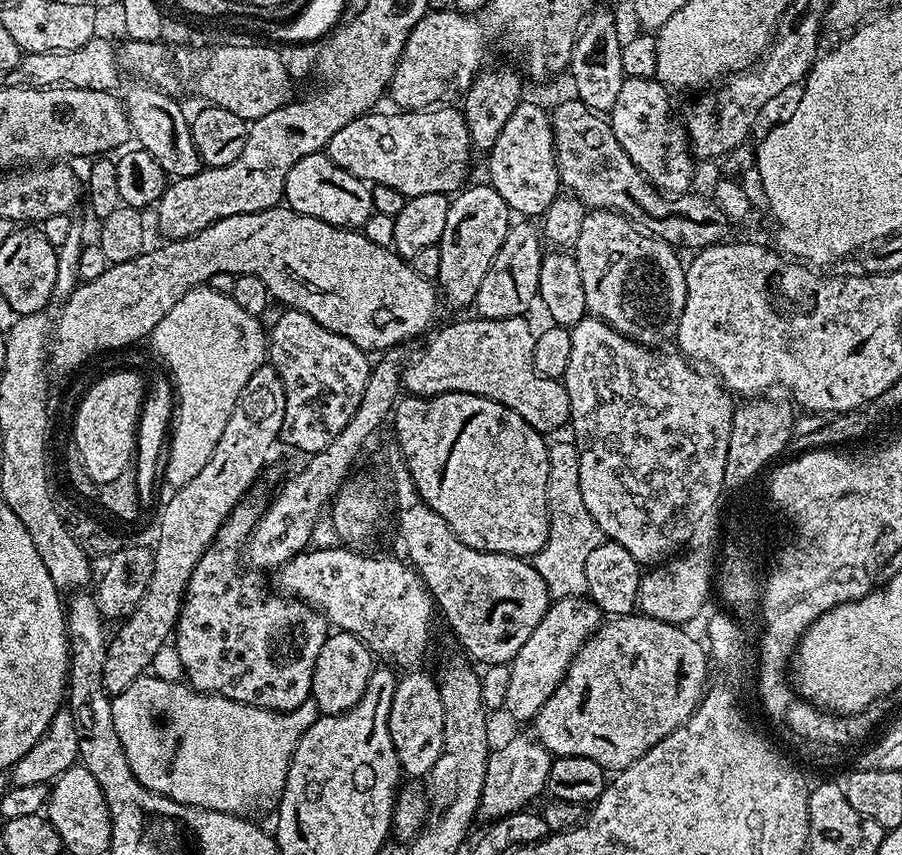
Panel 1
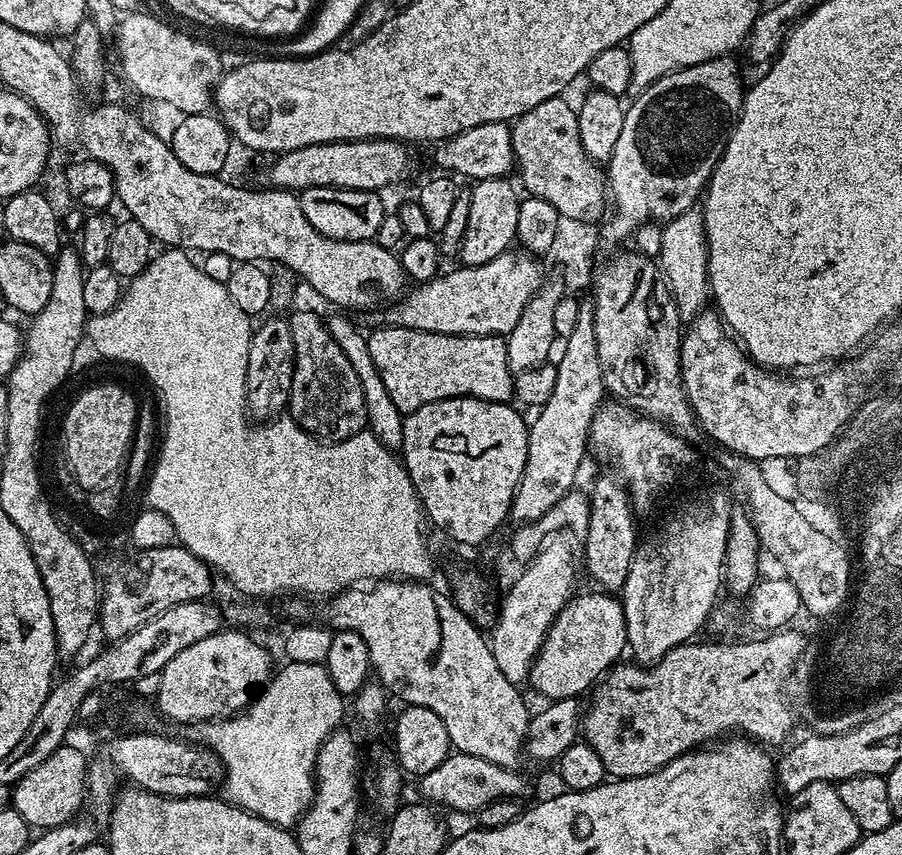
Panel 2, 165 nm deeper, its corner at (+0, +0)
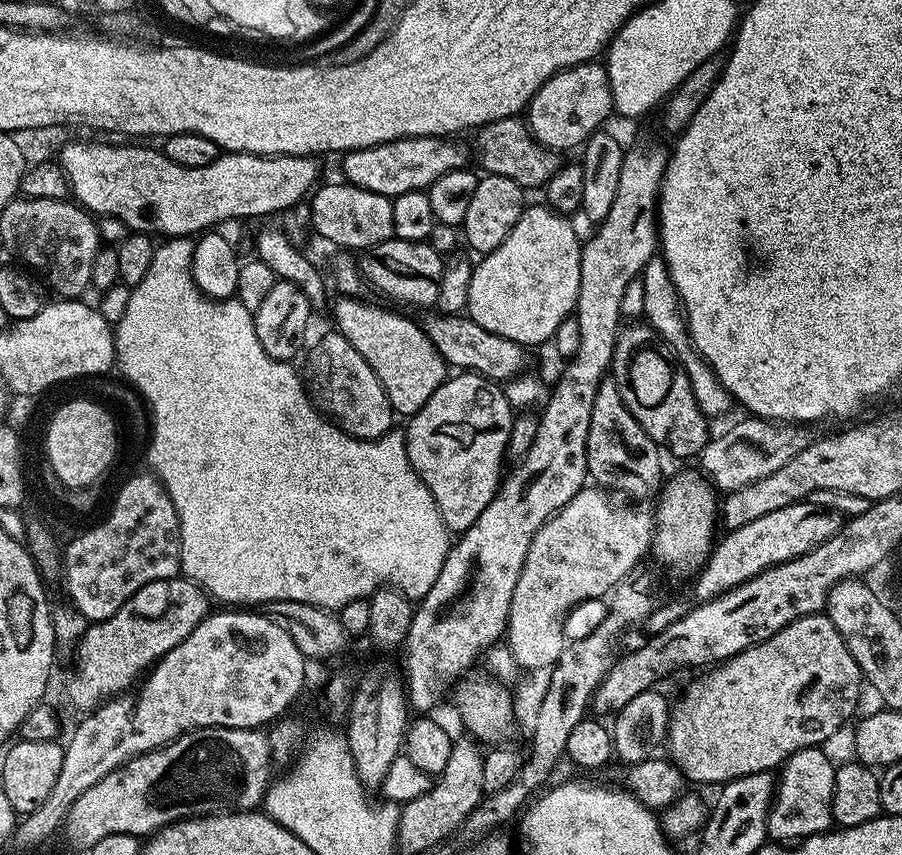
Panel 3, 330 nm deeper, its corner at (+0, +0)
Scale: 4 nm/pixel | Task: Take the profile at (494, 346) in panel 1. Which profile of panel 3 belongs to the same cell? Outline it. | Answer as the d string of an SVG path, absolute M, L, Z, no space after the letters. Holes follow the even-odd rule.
M340 298L332 308L332 316L336 319L335 331L344 335L346 341L370 364L378 382L385 388L393 413L397 417L411 418L426 406L426 402L430 402L430 394L434 394L434 390L448 379L449 365L444 363L434 342L430 342L417 321L415 324L388 308L375 308L362 301L360 298Z

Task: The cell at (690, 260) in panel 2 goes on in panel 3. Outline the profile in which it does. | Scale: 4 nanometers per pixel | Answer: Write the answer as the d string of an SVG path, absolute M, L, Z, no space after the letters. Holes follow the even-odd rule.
M663 255L652 256L639 276L643 283L643 301L645 303L643 319L648 327L654 329L672 347L681 368L690 378L690 390L694 394L702 414L706 418L726 415L731 408L734 408L732 395L726 391L714 369L696 353L696 348L692 345L692 339L688 333L688 323L684 321L684 309L680 306L680 295L676 292L674 282L670 278L668 263L664 261Z

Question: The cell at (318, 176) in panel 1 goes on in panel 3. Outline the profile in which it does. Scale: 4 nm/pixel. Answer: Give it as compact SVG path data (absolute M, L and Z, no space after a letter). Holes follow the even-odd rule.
M347 182L340 184L324 184L311 193L312 200L312 228L324 240L329 240L332 244L344 248L340 250L352 250L348 248L360 248L367 250L378 246L382 242L393 239L392 231L394 230L394 210L392 209L392 200L382 194L374 194L365 188L359 188Z

